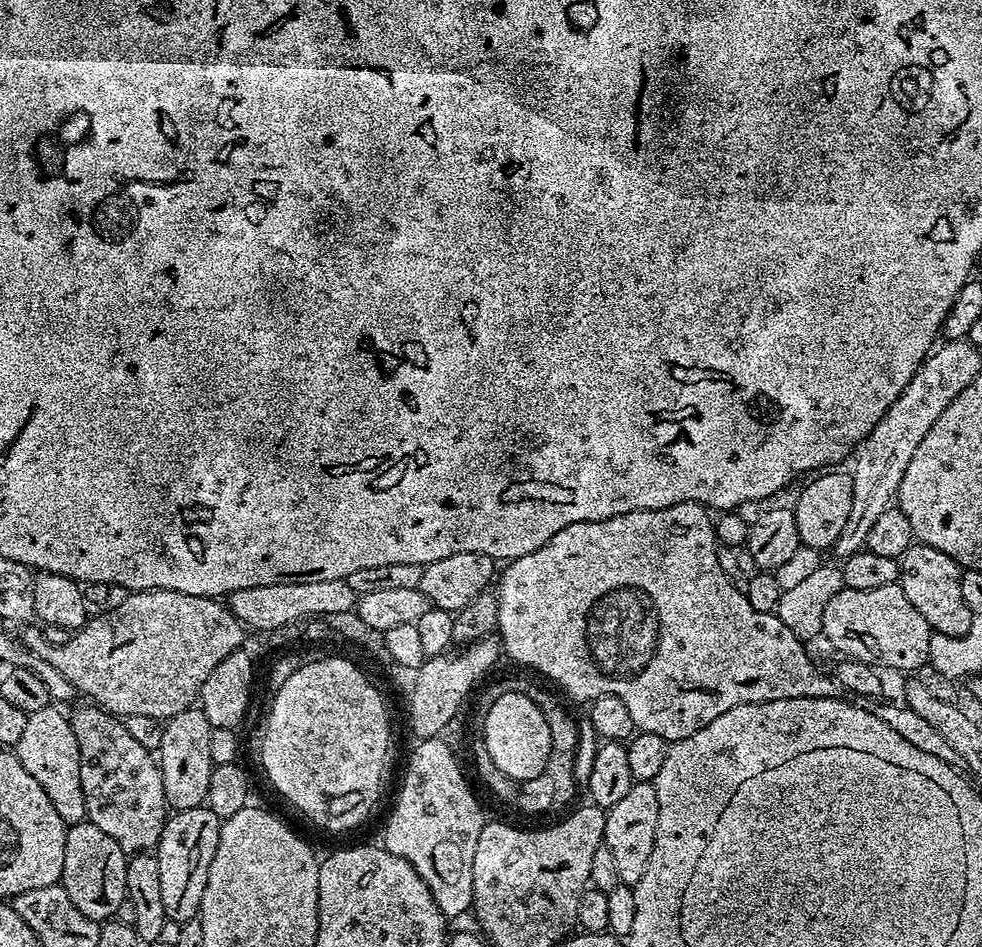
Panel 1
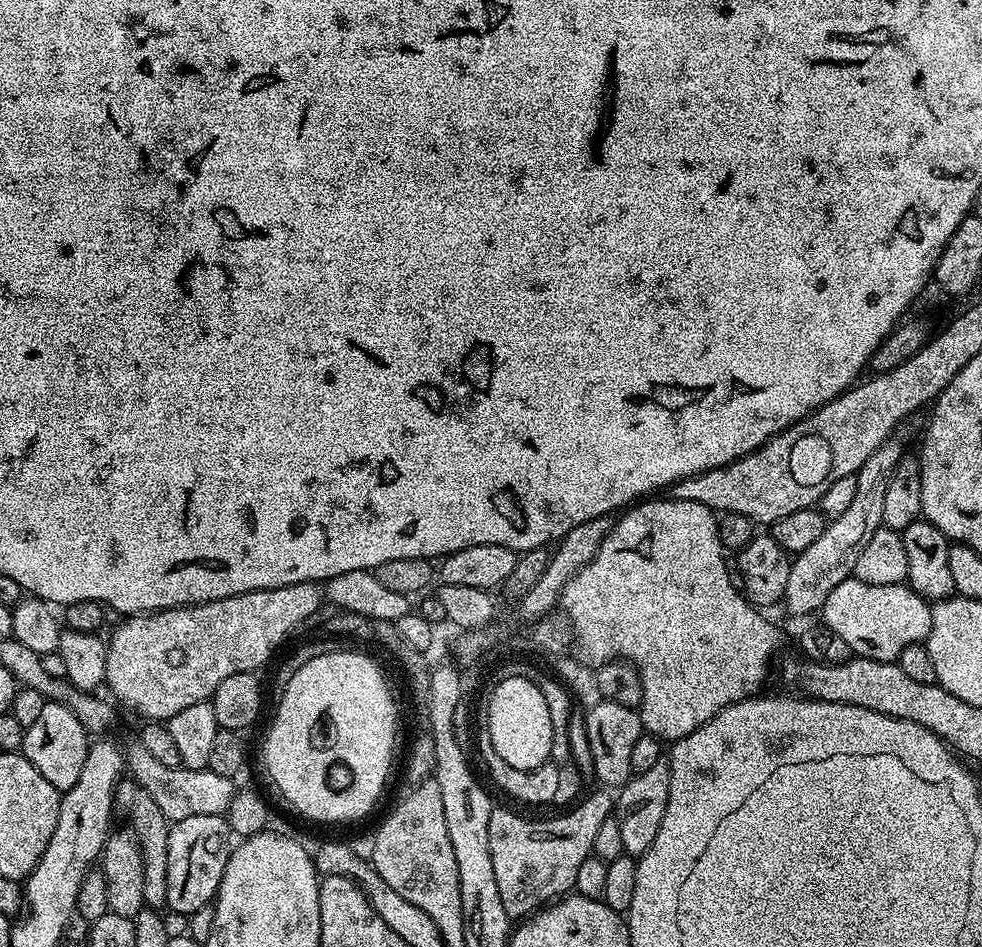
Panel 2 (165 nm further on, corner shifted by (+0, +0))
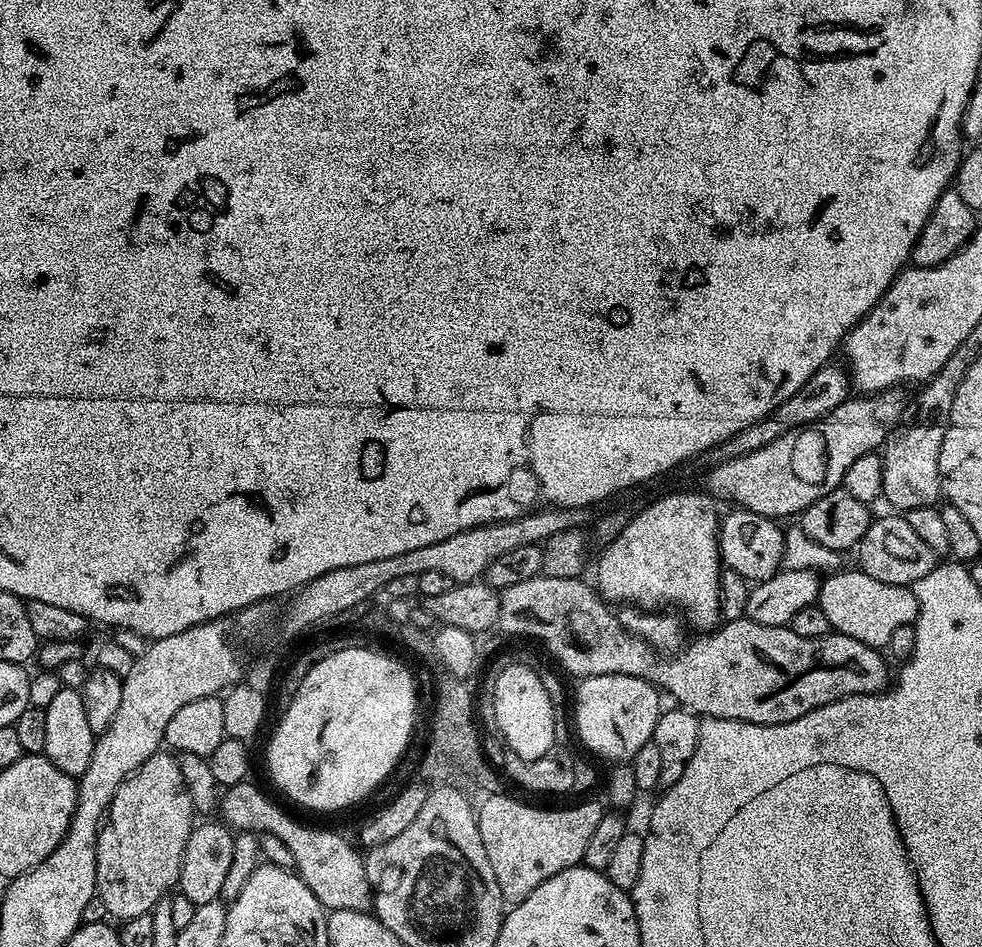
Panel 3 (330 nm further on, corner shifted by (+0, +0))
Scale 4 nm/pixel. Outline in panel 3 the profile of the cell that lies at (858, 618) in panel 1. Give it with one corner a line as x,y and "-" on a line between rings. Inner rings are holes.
836,570
823,577
818,601
822,614
826,614
832,631
854,638
871,648
883,649
898,626
912,624
920,613
916,595
911,587
903,584
878,582
878,578
870,578
870,574
859,570
844,571

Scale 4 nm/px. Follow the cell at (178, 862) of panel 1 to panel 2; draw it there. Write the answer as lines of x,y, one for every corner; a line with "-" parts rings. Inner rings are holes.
194,814
190,818
175,821
169,827
166,898
171,911
191,916
192,912
215,901
230,855
229,832
227,819
214,814

